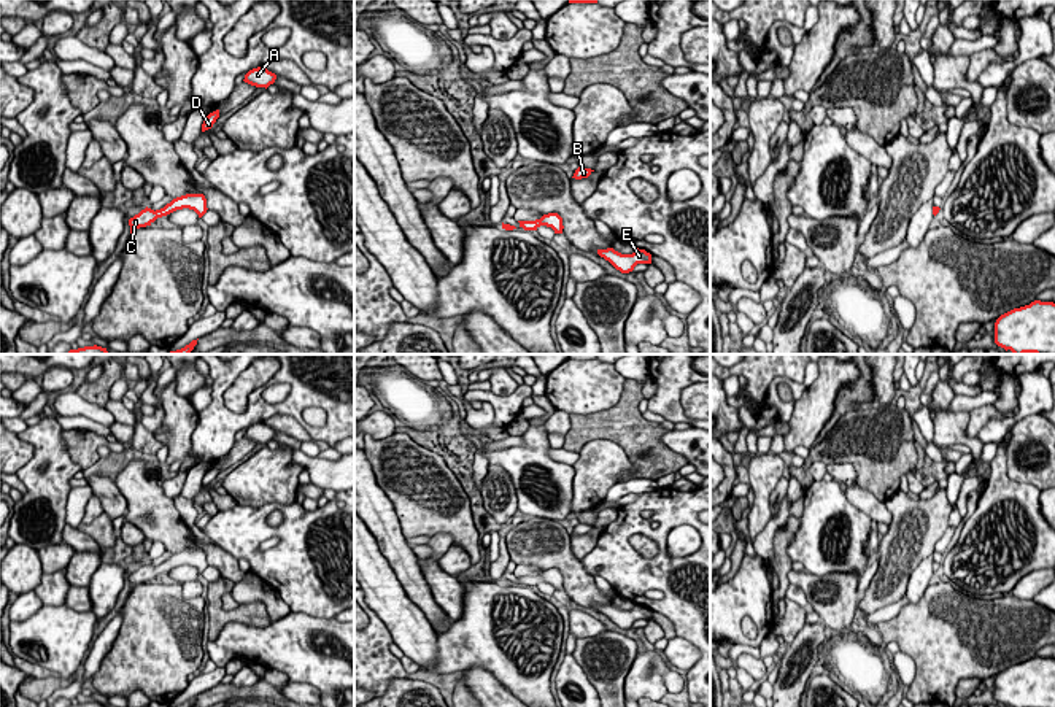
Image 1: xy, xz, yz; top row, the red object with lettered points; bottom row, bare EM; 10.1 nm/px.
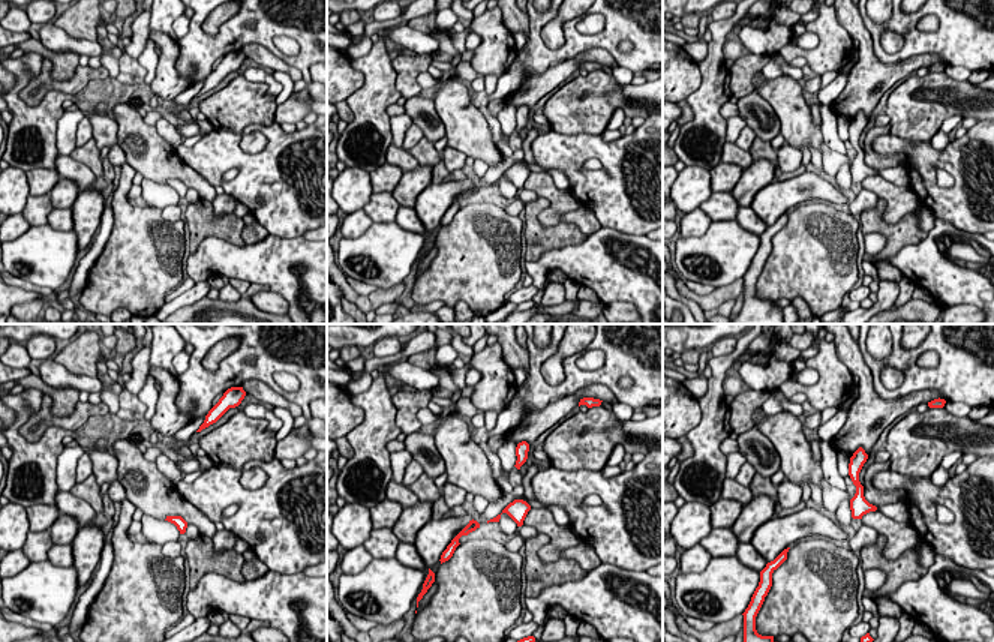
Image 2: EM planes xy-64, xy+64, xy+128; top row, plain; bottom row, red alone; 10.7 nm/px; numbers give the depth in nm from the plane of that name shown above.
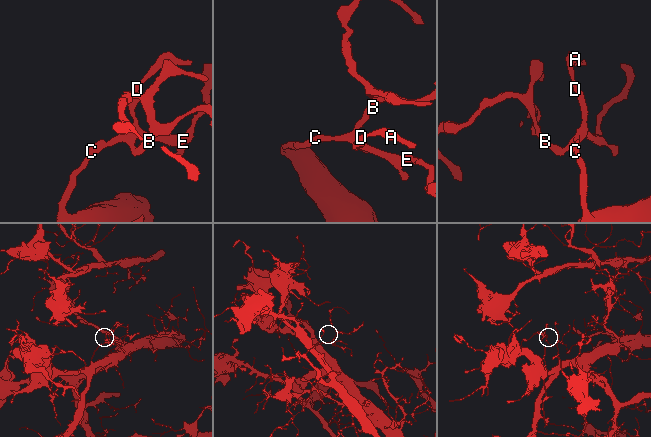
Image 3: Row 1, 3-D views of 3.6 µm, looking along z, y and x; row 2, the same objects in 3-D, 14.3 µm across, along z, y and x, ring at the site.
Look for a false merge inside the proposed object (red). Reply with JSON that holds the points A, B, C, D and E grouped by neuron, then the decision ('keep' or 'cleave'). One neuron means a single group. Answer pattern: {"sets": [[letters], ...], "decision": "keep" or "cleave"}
{"sets": [["A", "B", "C", "D", "E"]], "decision": "keep"}

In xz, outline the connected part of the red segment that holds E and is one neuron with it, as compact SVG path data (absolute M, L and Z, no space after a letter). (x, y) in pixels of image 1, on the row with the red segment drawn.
M613 248L597 249L597 254L621 273L632 272L637 264L651 264L651 254L639 248L632 254L621 254Z

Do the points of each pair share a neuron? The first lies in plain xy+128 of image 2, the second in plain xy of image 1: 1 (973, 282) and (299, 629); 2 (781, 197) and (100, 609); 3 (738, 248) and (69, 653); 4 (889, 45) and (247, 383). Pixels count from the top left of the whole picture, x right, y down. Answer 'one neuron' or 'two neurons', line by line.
1: one neuron
2: one neuron
3: one neuron
4: one neuron

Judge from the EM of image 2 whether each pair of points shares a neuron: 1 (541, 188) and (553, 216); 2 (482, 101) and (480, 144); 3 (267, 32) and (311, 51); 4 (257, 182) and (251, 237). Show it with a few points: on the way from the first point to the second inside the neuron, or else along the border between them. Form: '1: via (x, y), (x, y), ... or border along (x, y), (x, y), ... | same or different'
1: via (549, 195), (553, 200), (553, 209) | same
2: border along (470, 96), (470, 101), (485, 117), (495, 144) | different
3: via (279, 29), (293, 29), (303, 39) | same
4: border along (257, 219), (269, 233) | different

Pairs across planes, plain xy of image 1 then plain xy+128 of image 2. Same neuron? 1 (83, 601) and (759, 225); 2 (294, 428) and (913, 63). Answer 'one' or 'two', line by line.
1: one
2: one

